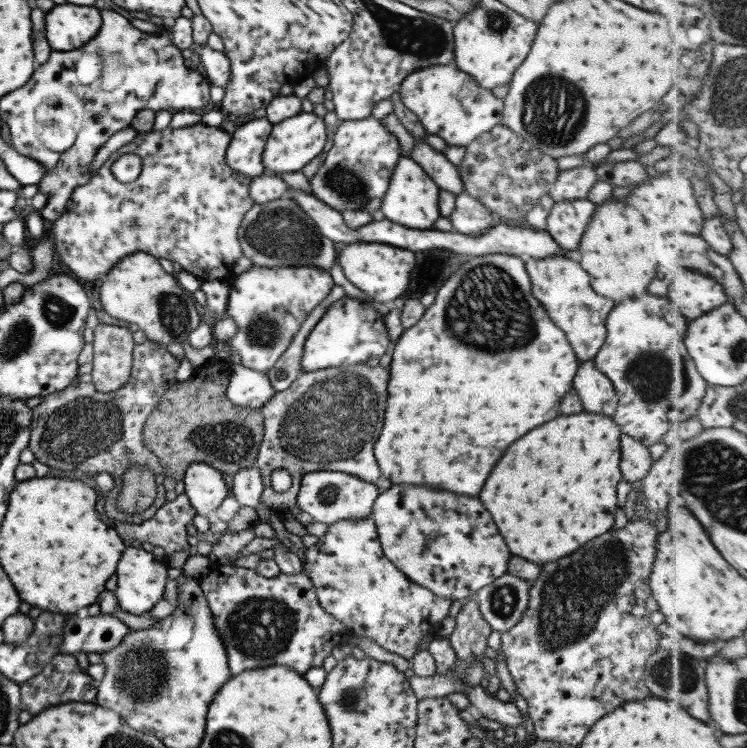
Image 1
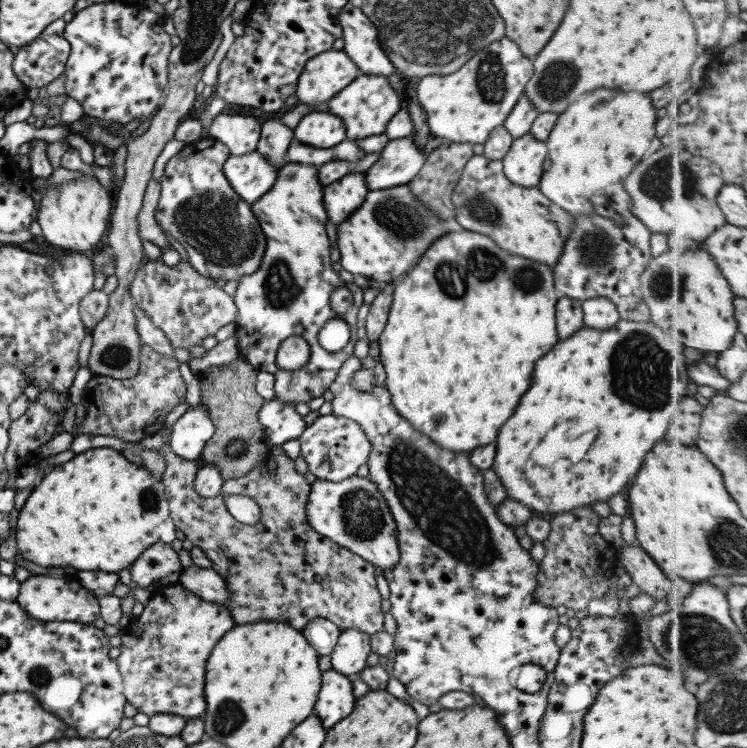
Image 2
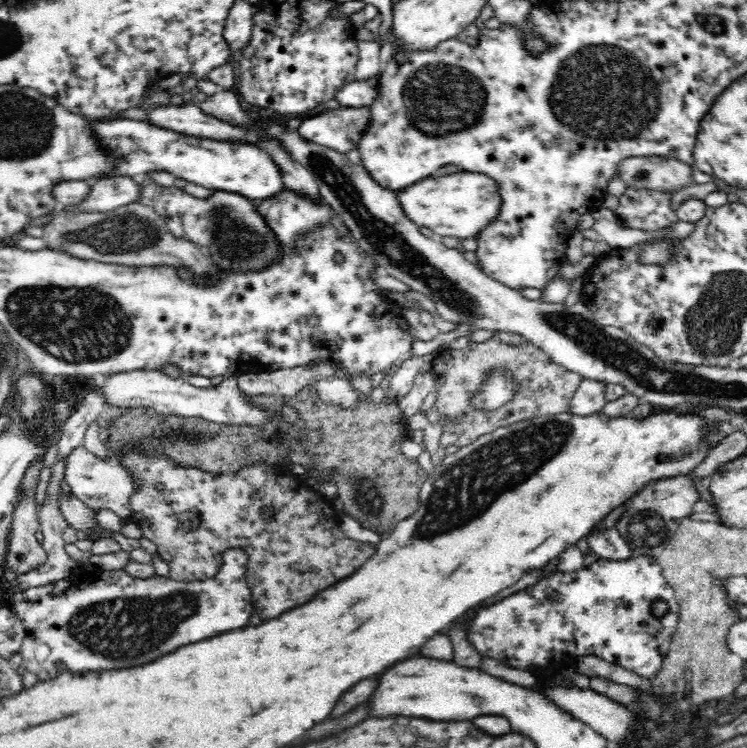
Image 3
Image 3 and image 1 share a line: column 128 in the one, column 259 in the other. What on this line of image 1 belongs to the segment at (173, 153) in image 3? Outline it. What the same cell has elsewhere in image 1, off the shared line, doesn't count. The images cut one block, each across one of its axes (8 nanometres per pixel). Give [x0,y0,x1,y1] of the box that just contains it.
[225,118,272,179]

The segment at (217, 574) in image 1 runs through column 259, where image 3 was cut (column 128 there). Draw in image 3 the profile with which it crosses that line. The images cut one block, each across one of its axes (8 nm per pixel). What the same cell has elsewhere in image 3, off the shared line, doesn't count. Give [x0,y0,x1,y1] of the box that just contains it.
[14,548,253,680]

